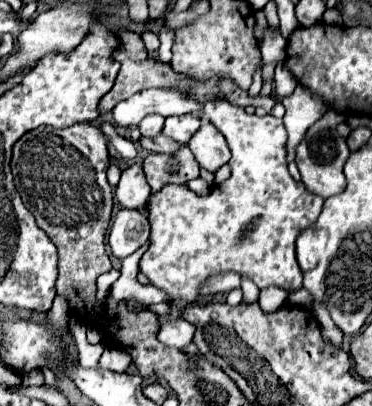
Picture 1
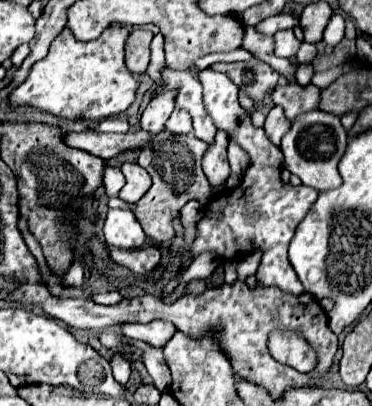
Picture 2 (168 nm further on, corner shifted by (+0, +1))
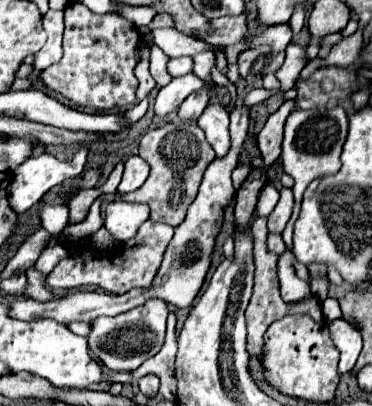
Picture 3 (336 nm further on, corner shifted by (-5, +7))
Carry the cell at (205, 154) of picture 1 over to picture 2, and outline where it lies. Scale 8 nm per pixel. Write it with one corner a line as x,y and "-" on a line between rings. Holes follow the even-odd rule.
218,131
216,141
208,147
208,151
202,159
202,169
210,181
210,187
214,187
216,193
224,191
224,183
230,175
226,149
228,149
228,135
224,131

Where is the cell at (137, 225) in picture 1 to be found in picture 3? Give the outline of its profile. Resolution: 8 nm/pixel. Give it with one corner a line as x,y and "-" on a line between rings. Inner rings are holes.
109,203
105,209
105,227
109,233
125,243
137,235
137,229
149,219
149,209
145,203

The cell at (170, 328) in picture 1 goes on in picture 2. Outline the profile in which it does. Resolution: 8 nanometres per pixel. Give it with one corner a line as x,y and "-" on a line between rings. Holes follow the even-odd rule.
150,321
146,325
142,323
126,323
122,325
122,335
136,339
136,341
144,341
152,347
164,347
166,341
172,339
172,335
176,333
176,327
170,321

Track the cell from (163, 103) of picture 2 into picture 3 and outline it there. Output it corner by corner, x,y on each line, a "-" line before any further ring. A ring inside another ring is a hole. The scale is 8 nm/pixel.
193,73
175,77
169,85
159,89
155,97
155,117
159,119
173,117
177,107
185,101
185,97
193,91
199,91
201,87
203,87
203,81
199,81
199,77
195,77

